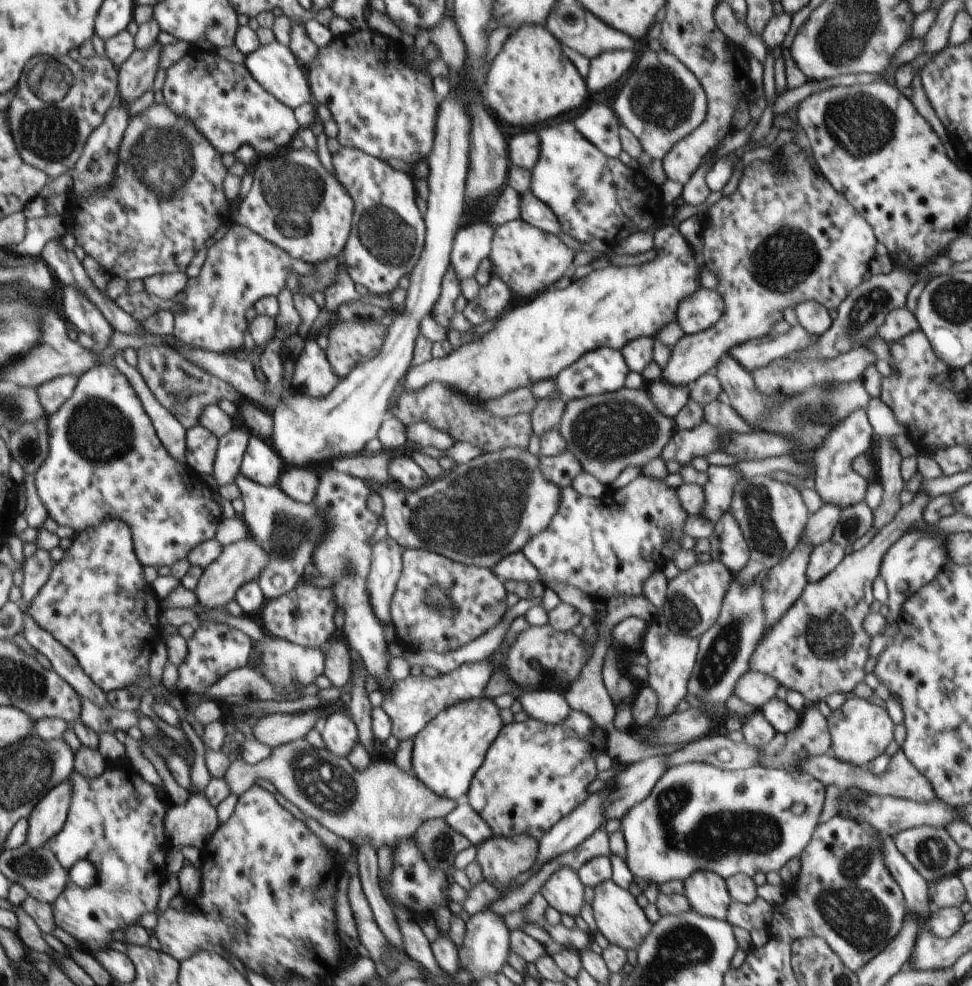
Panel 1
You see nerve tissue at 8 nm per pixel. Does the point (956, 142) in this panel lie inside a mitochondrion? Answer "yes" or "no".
no

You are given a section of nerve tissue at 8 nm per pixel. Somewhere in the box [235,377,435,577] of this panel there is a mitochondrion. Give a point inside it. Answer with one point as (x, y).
(288, 535)

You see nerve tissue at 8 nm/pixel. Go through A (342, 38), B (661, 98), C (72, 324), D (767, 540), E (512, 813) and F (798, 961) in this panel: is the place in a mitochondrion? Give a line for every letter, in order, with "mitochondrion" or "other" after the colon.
A: other
B: mitochondrion
C: other
D: mitochondrion
E: other
F: other

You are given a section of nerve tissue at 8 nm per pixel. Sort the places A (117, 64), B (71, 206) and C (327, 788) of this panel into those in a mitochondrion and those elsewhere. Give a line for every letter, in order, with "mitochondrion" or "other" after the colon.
A: other
B: other
C: mitochondrion

